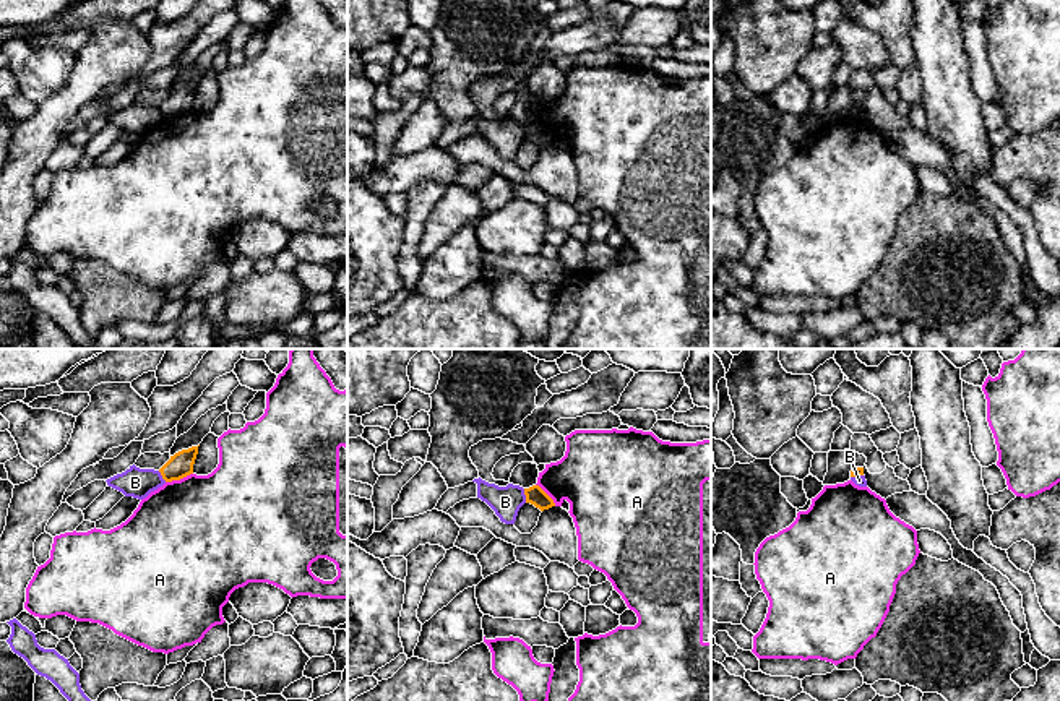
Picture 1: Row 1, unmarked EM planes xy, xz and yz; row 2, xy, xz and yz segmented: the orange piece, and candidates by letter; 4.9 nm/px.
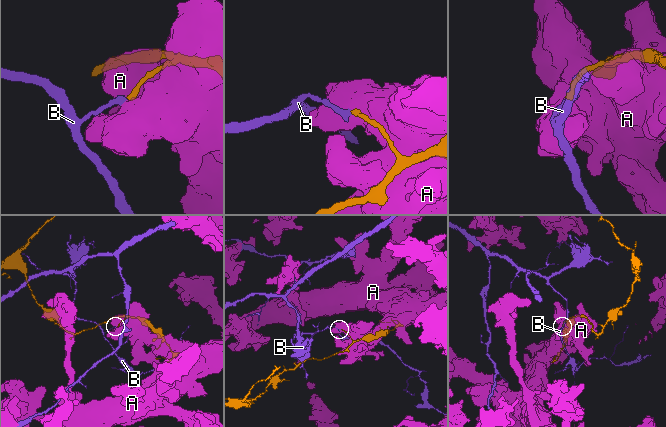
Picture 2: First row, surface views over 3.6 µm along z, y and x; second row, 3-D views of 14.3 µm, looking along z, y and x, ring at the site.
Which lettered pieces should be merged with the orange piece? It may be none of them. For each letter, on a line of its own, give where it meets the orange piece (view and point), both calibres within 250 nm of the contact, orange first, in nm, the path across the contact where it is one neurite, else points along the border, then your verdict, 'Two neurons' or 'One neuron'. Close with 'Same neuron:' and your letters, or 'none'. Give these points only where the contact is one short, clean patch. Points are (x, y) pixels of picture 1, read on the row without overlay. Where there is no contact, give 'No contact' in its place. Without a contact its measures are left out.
A: Touches orange at xy (179, 116). Thickness 120 nm (orange) against 500 nm. Two neurons
B: Touches orange at xz (525, 130). Thickness 90 nm (orange) against 150 nm. Boundary: xz (523, 125), (526, 138). Two neurons
Same neuron: none

